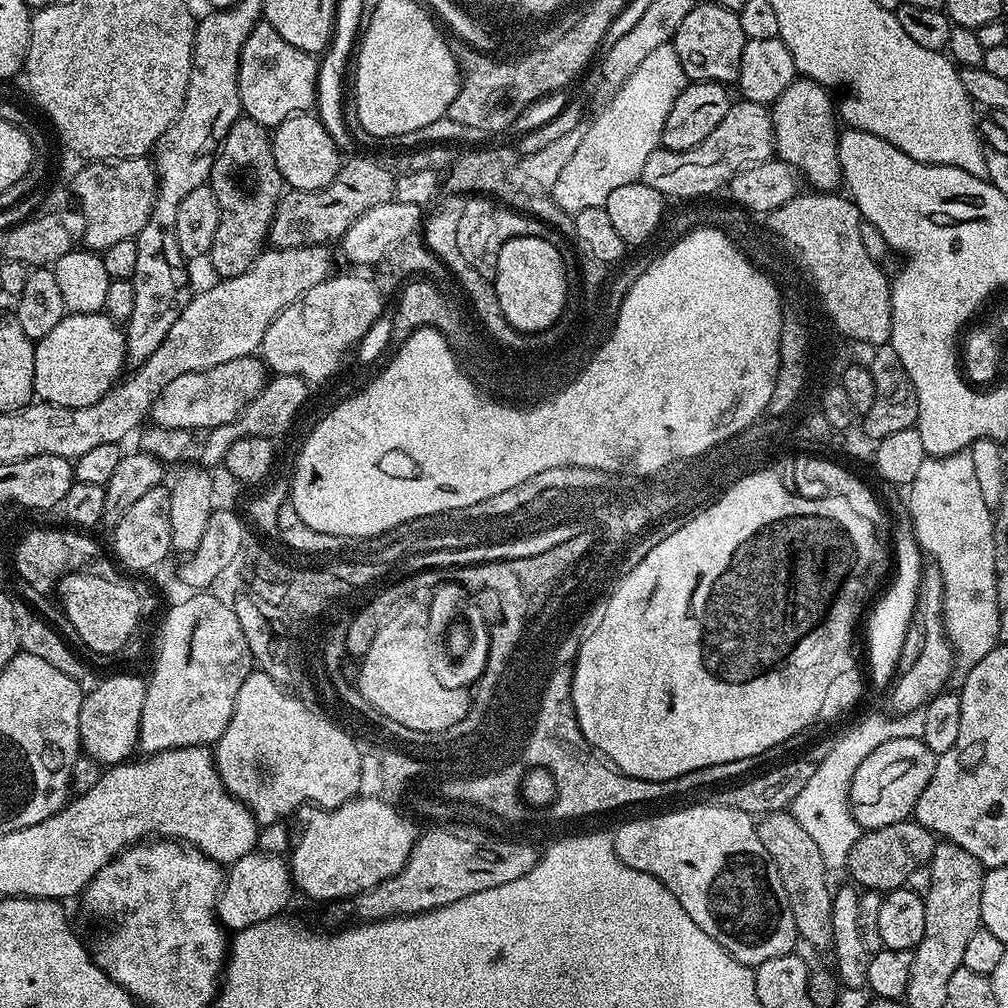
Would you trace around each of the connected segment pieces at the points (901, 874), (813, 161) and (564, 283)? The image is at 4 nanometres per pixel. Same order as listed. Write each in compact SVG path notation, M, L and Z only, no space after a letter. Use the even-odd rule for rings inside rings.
M912 818L865 831L858 842L854 842L854 850L850 850L847 875L852 875L861 889L887 894L907 885L910 870L931 861L937 843L933 832L926 830Z
M797 78L781 94L775 104L771 105L770 111L772 114L772 138L775 155L801 173L807 183L809 180L815 191L835 193L841 187L842 173L840 171L840 159L838 158L840 132L838 127L836 128L836 124L838 125L838 112L834 107L833 93L823 88L821 84L815 84L812 80Z
M514 238L502 246L494 283L498 306L512 328L523 333L544 332L563 314L570 275L564 269L561 249L542 238Z

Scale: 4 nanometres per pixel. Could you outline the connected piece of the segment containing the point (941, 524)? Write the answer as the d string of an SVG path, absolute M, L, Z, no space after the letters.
M968 450L932 454L922 462L918 475L913 478L907 489L906 503L908 513L912 516L912 528L916 532L916 540L925 553L932 555L931 563L942 574L944 587L944 632L952 644L954 660L961 669L973 668L990 650L1001 643L1000 614L1002 605L996 593L996 571L994 570L994 554L996 553L996 525L993 509L988 508L978 487L974 474L974 461Z

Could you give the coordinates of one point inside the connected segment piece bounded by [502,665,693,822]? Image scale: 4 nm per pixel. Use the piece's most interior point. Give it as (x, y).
(587, 786)

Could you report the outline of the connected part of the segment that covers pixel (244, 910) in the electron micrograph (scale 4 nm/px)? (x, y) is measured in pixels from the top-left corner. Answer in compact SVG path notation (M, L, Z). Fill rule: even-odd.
M254 850L238 858L227 869L224 886L220 889L220 900L216 904L216 916L228 930L249 928L258 922L279 917L280 912L292 900L294 885L292 869L284 856Z

